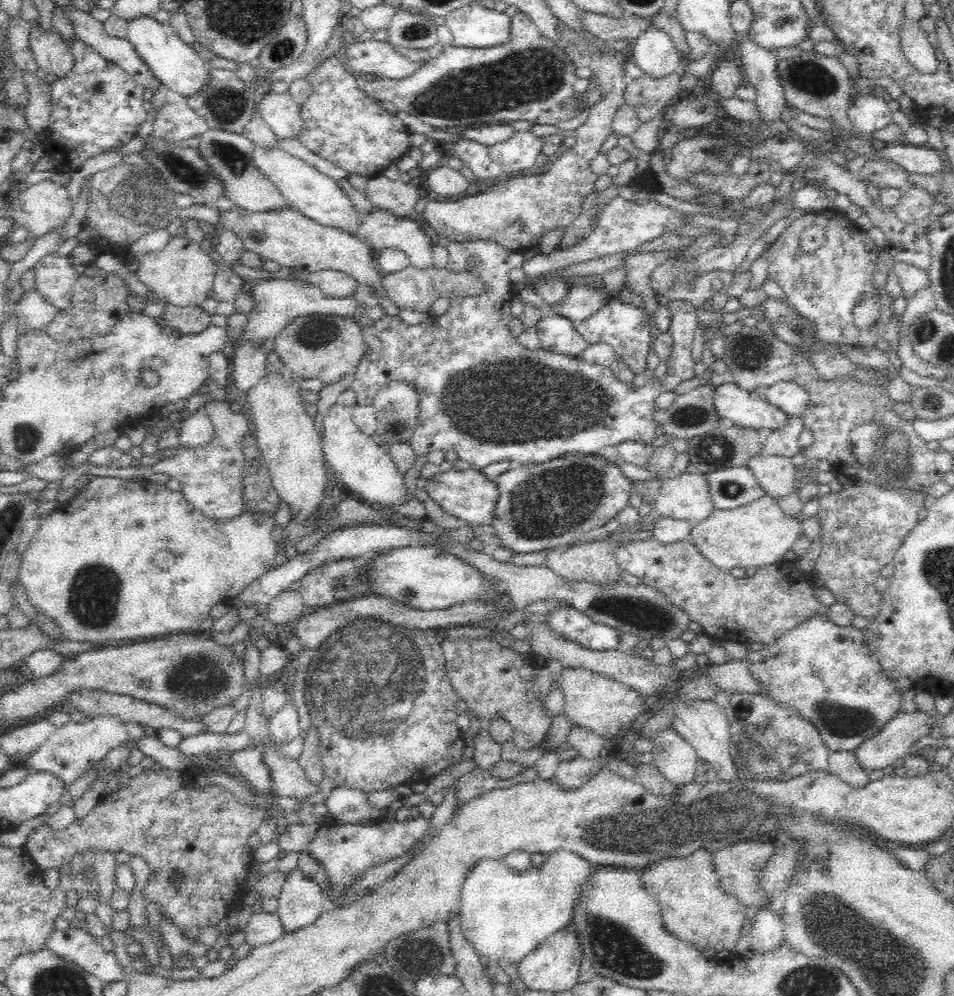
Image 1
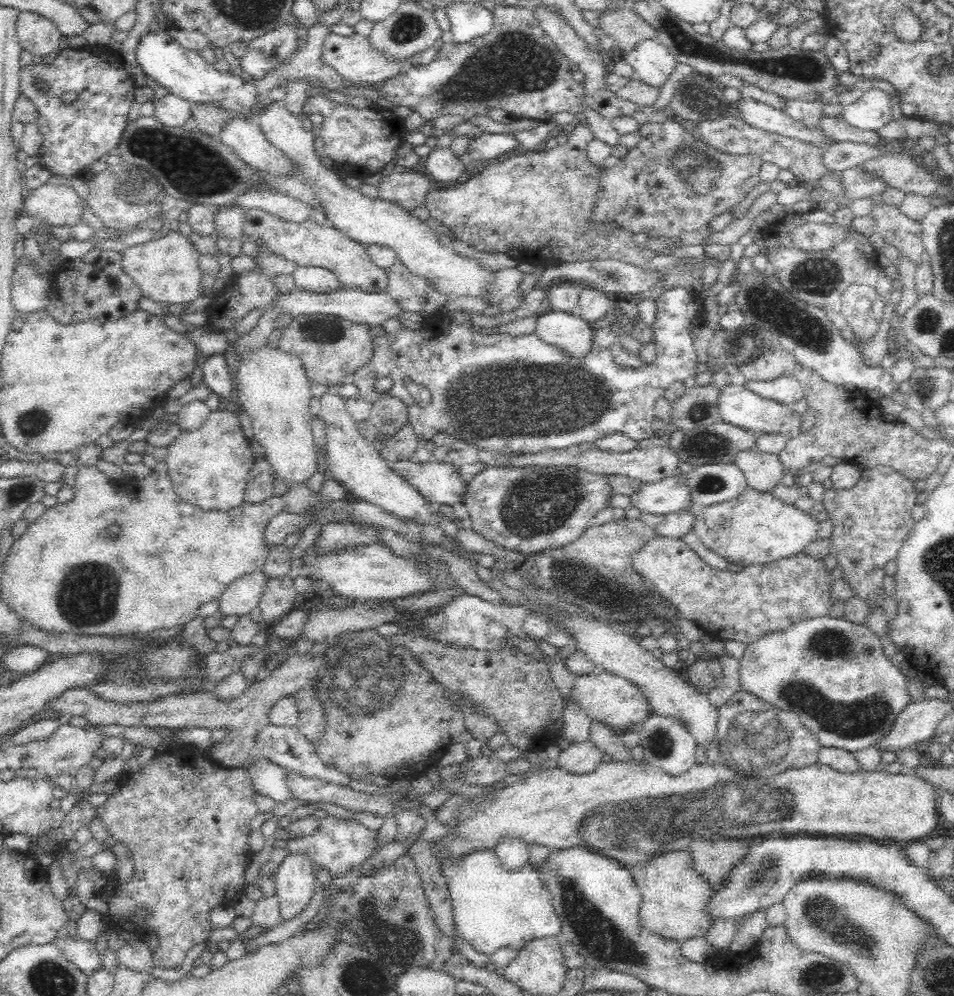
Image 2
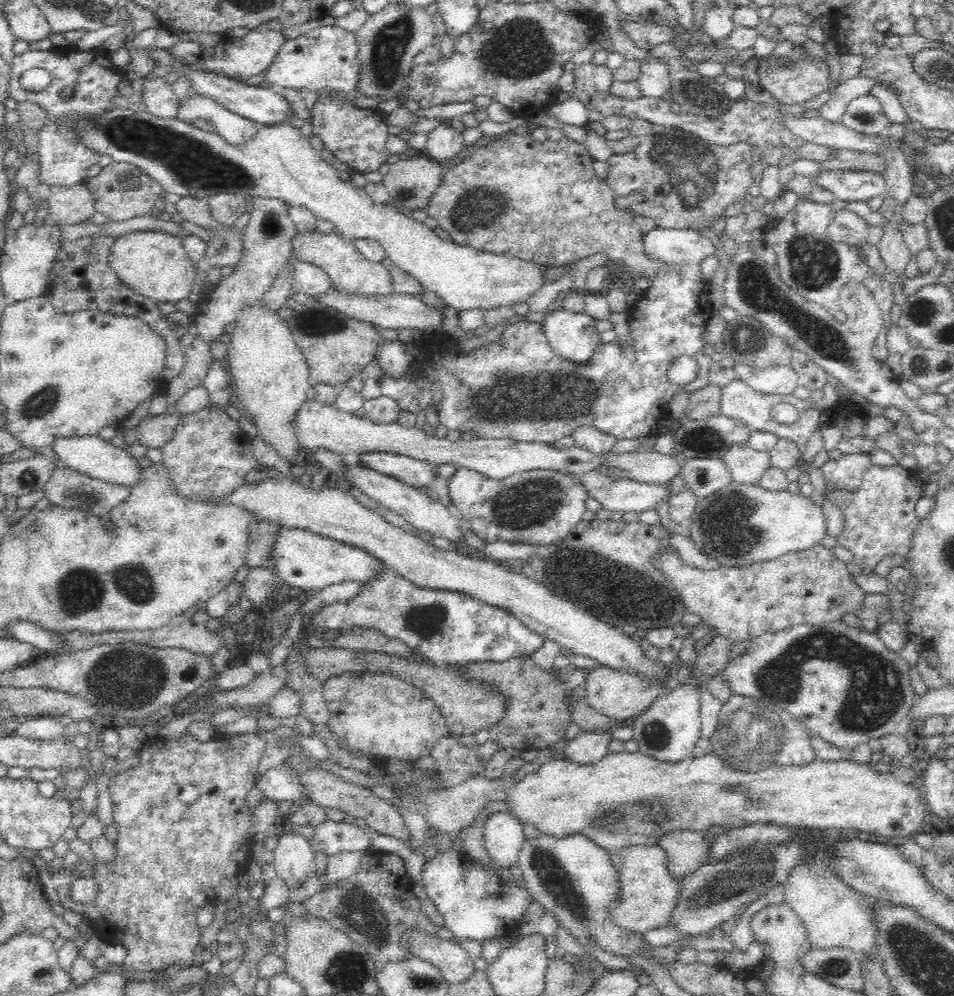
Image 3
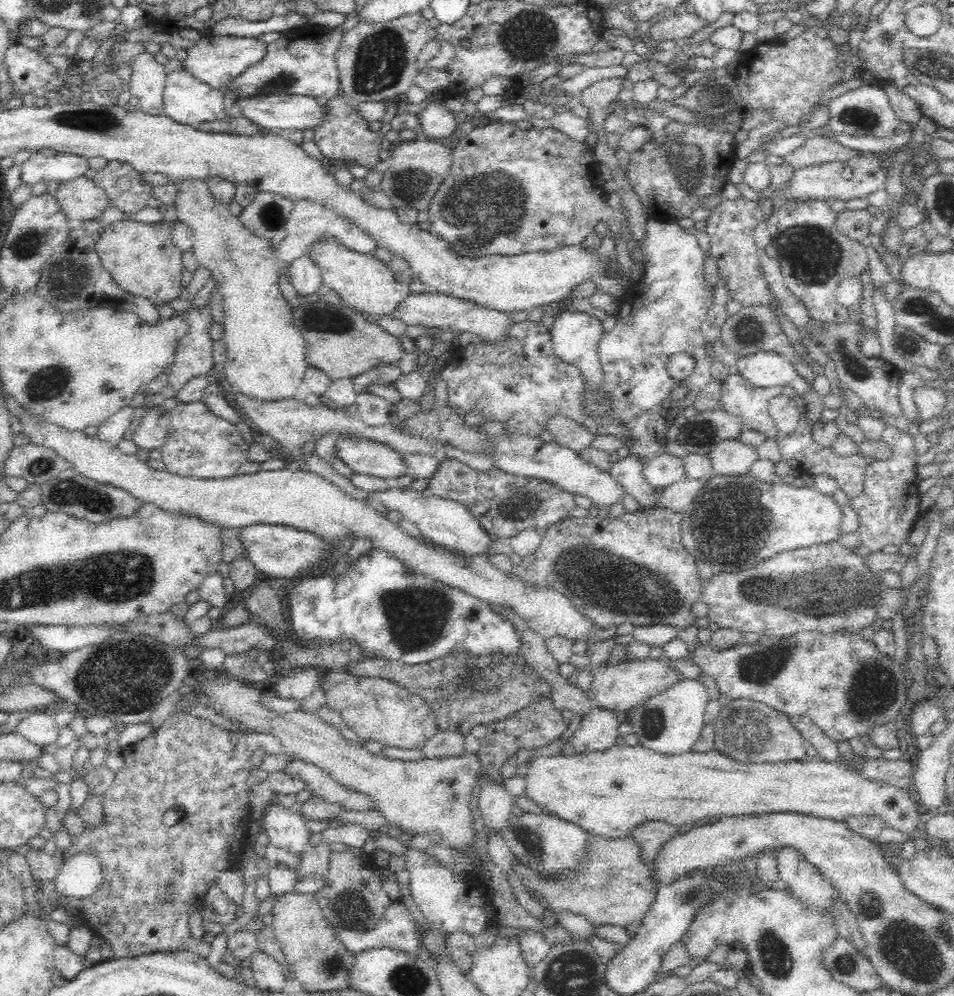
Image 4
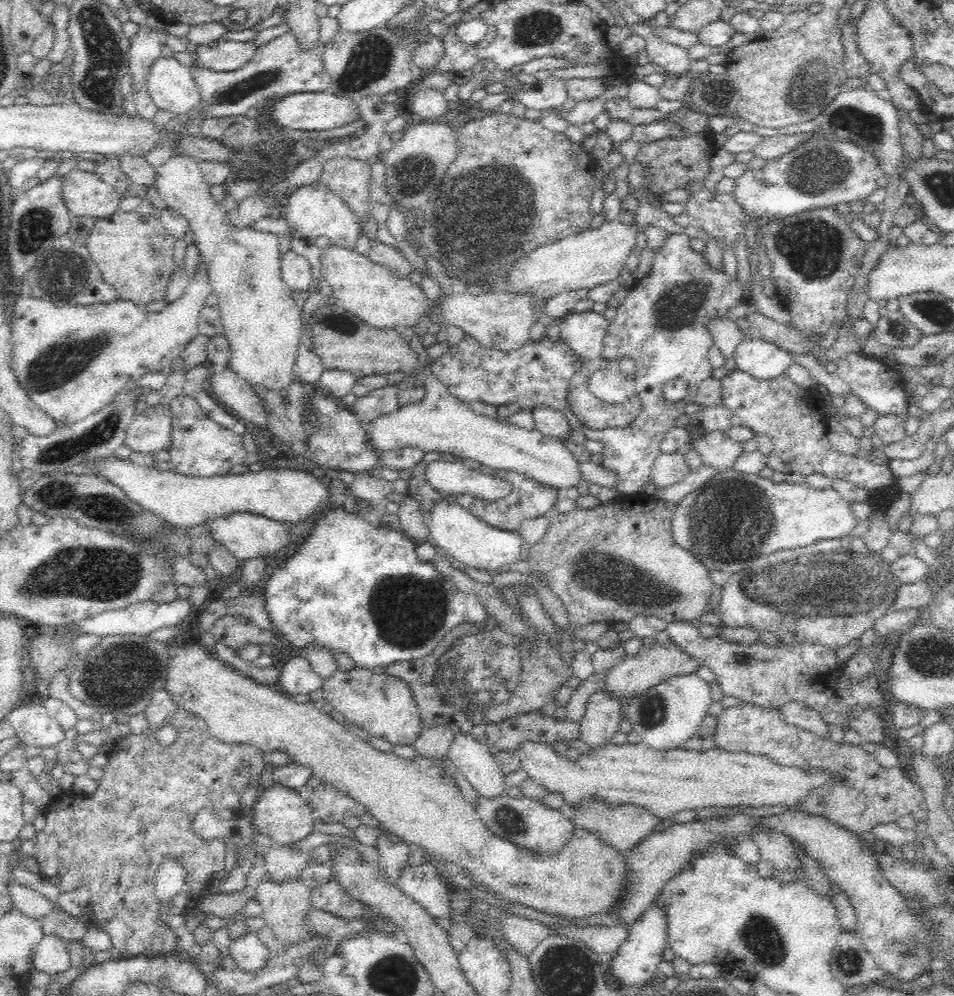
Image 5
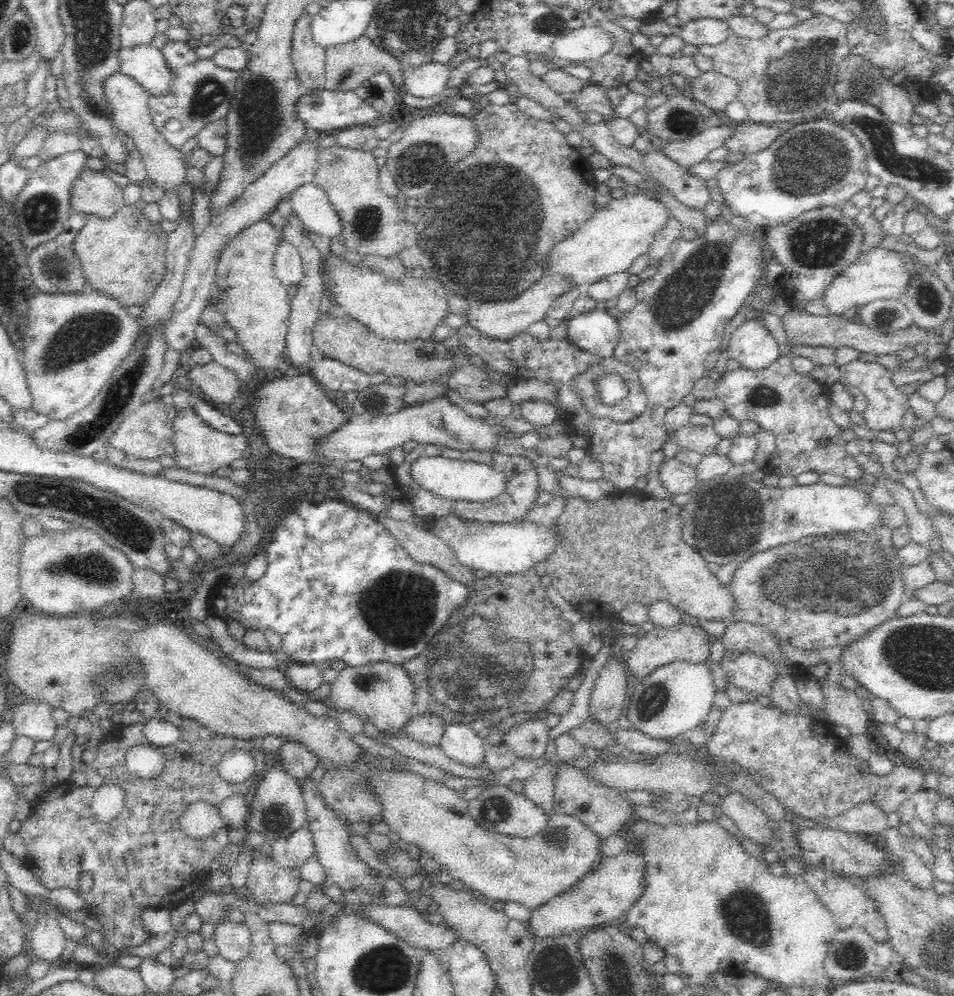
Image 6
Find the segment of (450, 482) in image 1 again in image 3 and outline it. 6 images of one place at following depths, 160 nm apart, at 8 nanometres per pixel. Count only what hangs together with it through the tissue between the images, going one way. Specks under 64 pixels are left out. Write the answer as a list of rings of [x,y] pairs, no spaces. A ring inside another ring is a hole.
[[[378,451],[361,453],[357,458],[360,465],[416,488],[427,487],[433,479],[432,464],[409,456]]]

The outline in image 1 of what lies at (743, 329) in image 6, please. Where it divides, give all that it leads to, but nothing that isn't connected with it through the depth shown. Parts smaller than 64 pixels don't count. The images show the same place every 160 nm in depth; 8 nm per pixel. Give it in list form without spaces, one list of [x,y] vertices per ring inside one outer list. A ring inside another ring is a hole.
[[[780,381],[779,383],[773,384],[769,387],[756,387],[755,390],[765,397],[765,399],[773,405],[776,405],[780,410],[784,411],[789,418],[796,418],[797,414],[803,416],[807,402],[809,399],[808,391],[802,388],[799,384],[792,381]]]

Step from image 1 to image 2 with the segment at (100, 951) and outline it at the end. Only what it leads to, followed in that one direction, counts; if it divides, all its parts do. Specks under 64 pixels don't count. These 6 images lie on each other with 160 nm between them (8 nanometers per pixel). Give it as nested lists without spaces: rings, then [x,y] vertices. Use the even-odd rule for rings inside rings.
[[[67,935],[66,937],[57,937],[54,943],[60,947],[63,955],[86,976],[98,967],[102,967],[102,957],[96,949],[94,941],[88,942]]]

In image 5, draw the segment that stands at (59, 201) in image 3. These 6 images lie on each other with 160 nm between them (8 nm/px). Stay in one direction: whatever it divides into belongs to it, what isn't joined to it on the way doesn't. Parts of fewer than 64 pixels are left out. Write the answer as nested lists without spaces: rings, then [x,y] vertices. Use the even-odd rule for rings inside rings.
[[[75,168],[63,182],[63,201],[72,217],[109,218],[119,210],[123,196],[95,172]]]

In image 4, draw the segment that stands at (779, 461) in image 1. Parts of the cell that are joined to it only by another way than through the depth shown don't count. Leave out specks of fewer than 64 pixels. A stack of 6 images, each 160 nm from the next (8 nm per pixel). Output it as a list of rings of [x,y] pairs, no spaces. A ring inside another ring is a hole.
[[[738,438],[713,444],[706,455],[710,459],[714,474],[730,476],[747,474],[752,463],[758,458],[755,447]]]

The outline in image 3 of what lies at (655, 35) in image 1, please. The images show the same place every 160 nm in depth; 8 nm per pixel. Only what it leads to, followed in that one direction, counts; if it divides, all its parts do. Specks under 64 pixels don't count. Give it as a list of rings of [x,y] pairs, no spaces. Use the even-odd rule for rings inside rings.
[[[651,56],[640,60],[640,76],[636,84],[642,97],[668,97],[670,82],[665,62],[654,60]]]

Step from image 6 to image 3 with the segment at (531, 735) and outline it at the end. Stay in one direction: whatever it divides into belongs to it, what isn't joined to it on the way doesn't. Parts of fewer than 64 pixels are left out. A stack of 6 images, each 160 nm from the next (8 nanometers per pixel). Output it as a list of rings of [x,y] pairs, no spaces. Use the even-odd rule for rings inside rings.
[[[639,751],[608,753],[596,764],[550,760],[519,780],[505,801],[510,806],[508,812],[521,824],[528,824],[549,836],[582,833],[610,852],[632,846],[656,846],[658,838],[672,829],[706,832],[711,826],[728,828],[754,823],[821,830],[837,828],[848,835],[867,832],[884,840],[893,838],[898,843],[914,838],[928,813],[918,786],[900,783],[892,774],[881,774],[857,760],[830,762],[815,759],[810,764],[744,772],[734,769],[717,754],[705,755],[674,764]]]

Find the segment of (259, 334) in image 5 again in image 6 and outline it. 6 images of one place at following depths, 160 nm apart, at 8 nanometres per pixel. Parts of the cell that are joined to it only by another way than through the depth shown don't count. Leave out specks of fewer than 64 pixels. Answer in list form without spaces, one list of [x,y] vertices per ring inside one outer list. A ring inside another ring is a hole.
[[[121,71],[106,77],[101,84],[105,101],[110,107],[113,125],[121,136],[127,136],[134,143],[134,148],[142,155],[145,162],[147,179],[154,183],[162,191],[177,191],[180,184],[186,183],[186,166],[184,154],[180,149],[173,149],[166,139],[154,126],[150,109],[148,108],[149,97],[146,89],[140,86],[133,78]],[[258,220],[244,228],[222,250],[215,274],[216,308],[226,322],[236,331],[237,343],[245,351],[246,360],[256,369],[283,371],[283,355],[286,355],[286,333],[288,330],[291,301],[288,290],[282,287],[274,275],[274,254],[278,248],[279,234],[274,224]]]

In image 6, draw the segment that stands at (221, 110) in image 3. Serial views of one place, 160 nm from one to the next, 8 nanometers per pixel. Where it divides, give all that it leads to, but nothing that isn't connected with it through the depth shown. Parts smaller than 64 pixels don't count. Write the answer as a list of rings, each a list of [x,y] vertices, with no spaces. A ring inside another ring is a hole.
[[[150,44],[120,45],[119,70],[146,89],[148,96],[158,96],[169,85],[169,72],[159,49]]]

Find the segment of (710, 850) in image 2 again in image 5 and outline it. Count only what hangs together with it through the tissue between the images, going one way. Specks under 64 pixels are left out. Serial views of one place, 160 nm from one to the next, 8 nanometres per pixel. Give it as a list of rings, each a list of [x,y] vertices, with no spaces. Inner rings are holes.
[[[588,795],[577,805],[567,806],[566,804],[562,809],[574,828],[588,830],[588,832],[596,834],[598,839],[602,839],[604,843],[612,846],[623,856],[628,853],[628,850],[633,845],[636,845],[644,838],[648,838],[654,832],[656,826],[663,823],[660,818],[644,807],[639,807],[632,803],[616,803],[612,805],[604,797],[598,797],[598,795]]]

